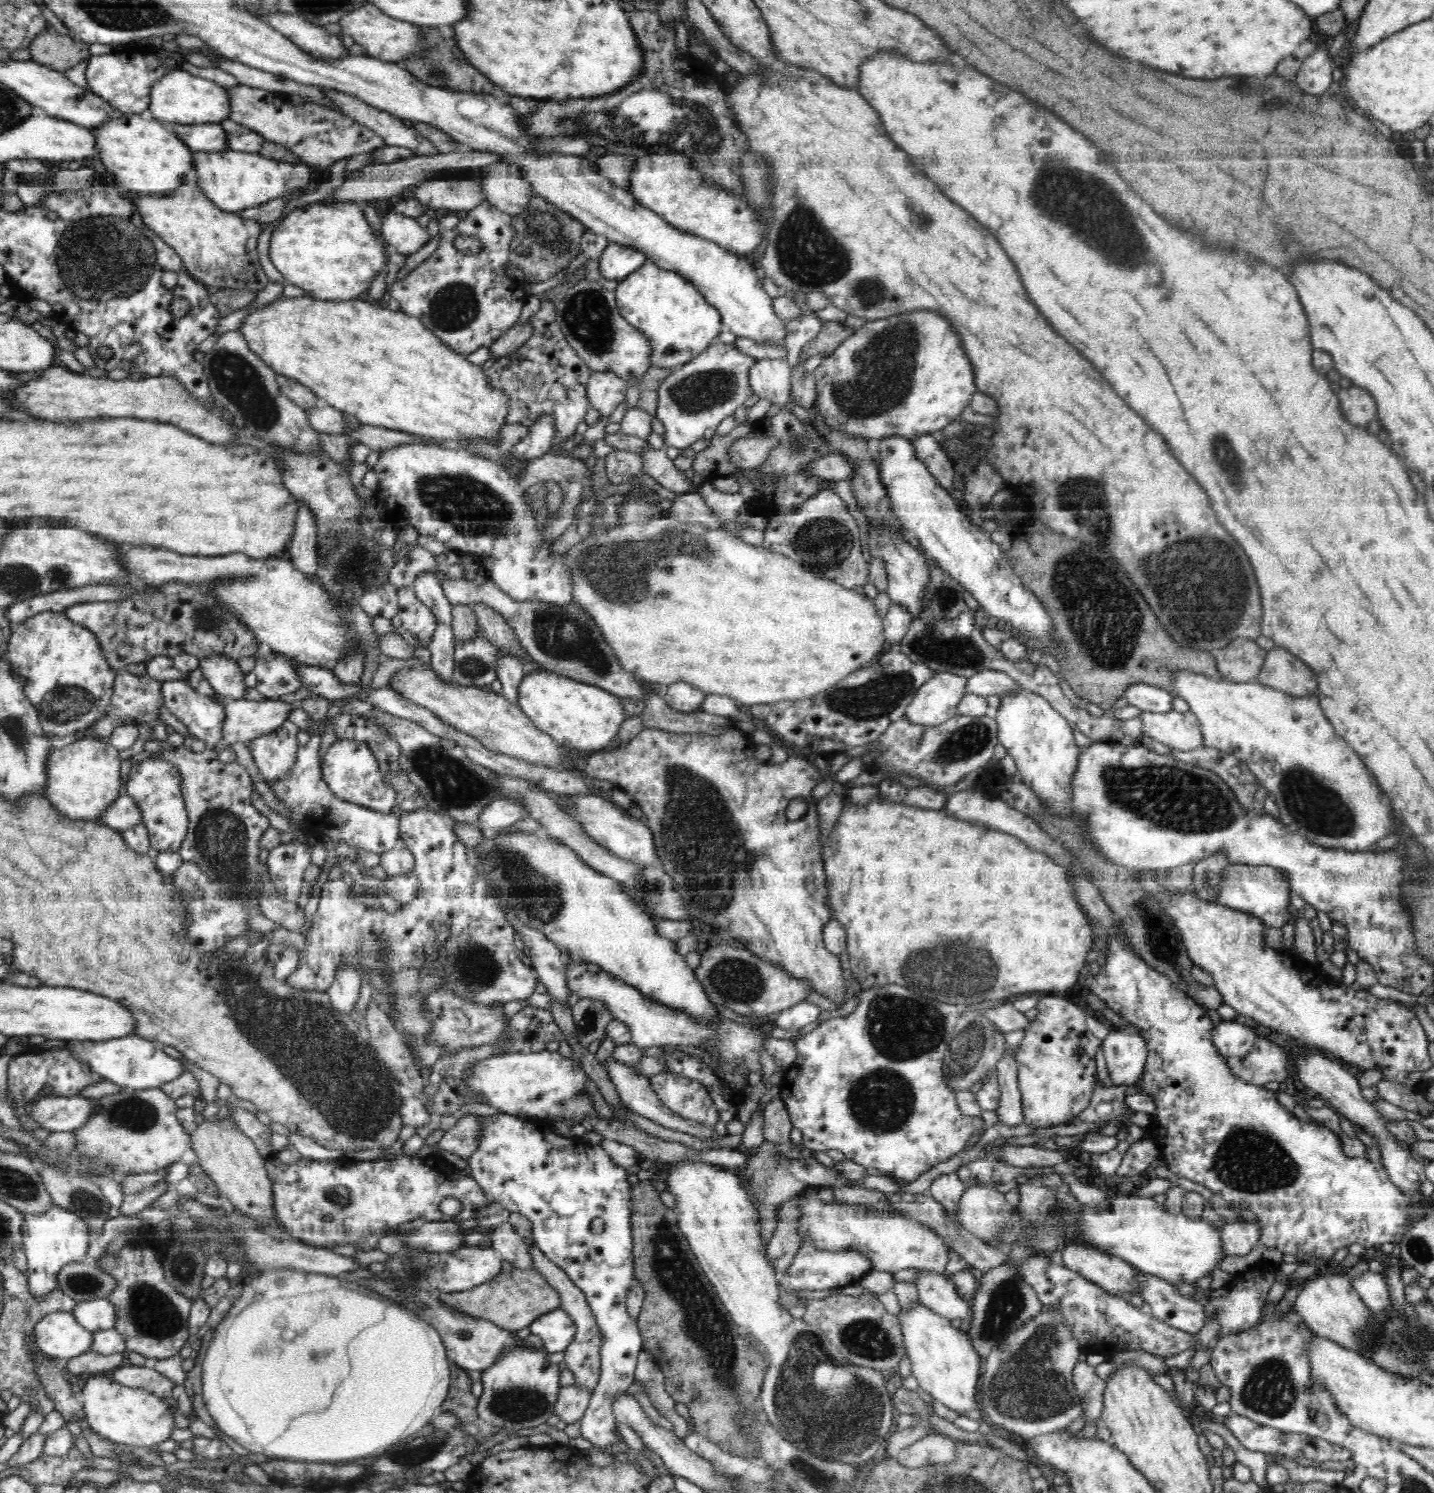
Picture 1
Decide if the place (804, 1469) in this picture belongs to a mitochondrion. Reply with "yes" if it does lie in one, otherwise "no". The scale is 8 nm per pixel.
yes

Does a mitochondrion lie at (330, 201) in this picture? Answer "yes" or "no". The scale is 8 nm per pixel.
no

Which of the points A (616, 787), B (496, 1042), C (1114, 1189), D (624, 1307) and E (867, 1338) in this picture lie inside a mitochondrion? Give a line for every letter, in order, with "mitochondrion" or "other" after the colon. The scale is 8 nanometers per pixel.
A: other
B: other
C: other
D: other
E: mitochondrion

